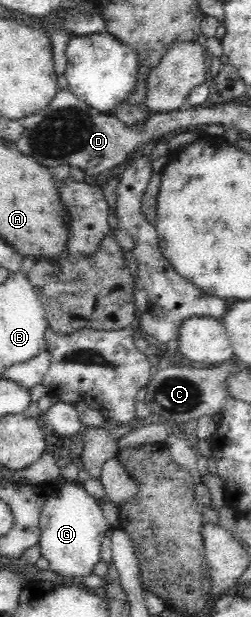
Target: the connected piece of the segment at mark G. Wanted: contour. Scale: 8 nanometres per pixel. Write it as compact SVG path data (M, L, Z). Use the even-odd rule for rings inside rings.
M64 481L49 488L50 495L43 506L40 518L41 556L48 560L49 570L66 578L86 578L101 561L100 545L111 527L103 516L103 510L84 491L79 483Z

